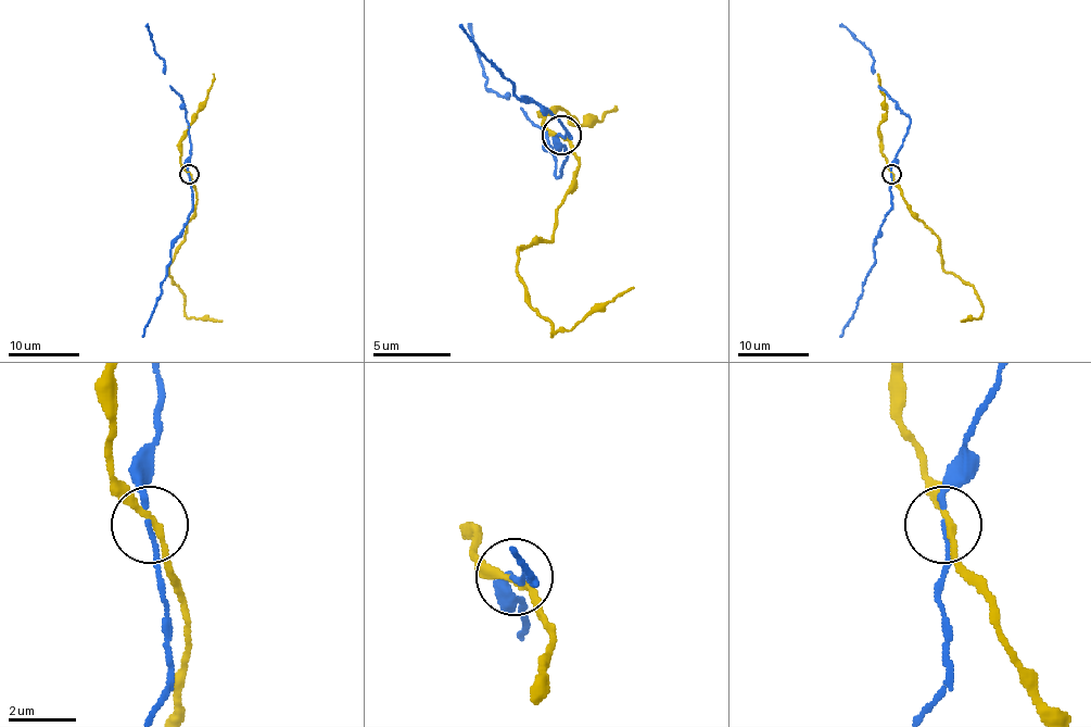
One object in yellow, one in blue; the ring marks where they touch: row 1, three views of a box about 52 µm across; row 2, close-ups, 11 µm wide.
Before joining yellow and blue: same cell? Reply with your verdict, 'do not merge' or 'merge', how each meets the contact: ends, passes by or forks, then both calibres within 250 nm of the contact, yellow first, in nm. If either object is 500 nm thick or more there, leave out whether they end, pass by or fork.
do not merge; yellow passes by; blue passes by; 180 nm thick on the yellow side, 120 nm on the other

